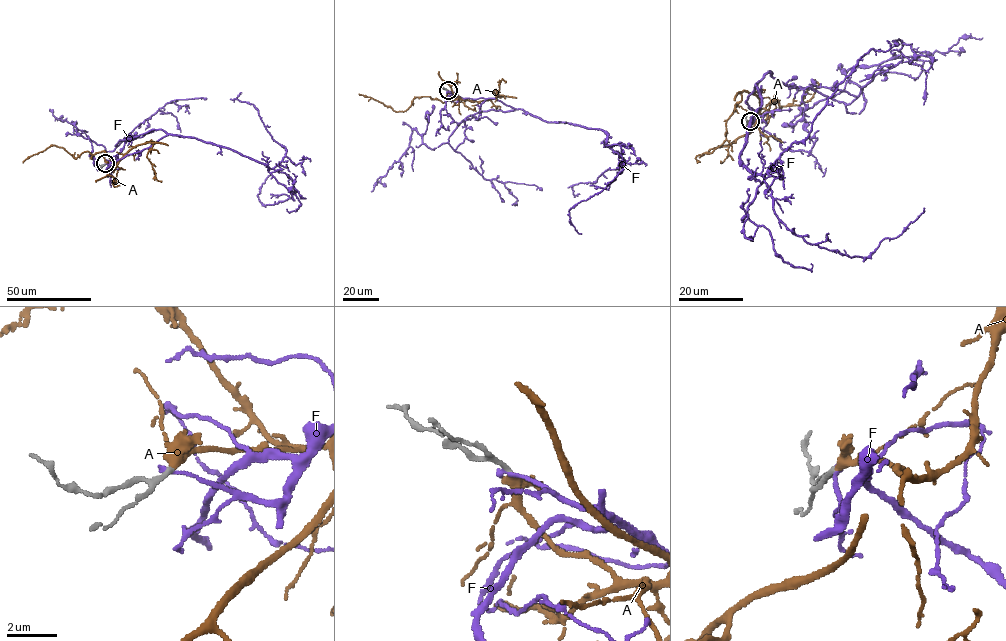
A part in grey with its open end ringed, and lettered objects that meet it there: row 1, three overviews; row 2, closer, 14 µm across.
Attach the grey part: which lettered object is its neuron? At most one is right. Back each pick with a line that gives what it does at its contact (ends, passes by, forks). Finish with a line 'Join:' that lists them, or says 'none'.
A: It ends there
Join: A

